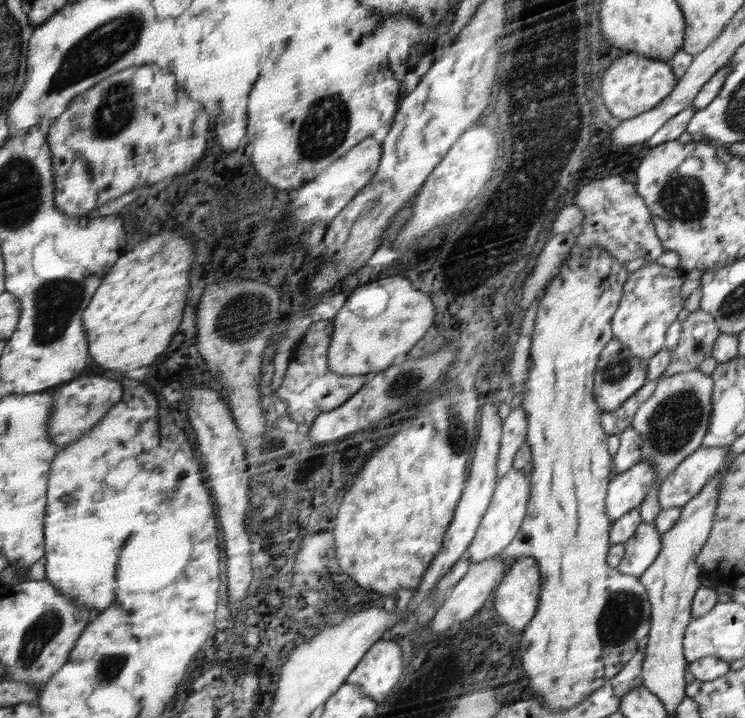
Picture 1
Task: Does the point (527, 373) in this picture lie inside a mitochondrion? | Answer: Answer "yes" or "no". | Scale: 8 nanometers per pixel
no

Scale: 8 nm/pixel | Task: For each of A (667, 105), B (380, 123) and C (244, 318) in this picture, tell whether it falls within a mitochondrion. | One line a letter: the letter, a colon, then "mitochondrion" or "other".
A: other
B: other
C: mitochondrion

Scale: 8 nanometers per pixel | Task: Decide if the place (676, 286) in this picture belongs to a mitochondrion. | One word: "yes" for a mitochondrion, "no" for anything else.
no

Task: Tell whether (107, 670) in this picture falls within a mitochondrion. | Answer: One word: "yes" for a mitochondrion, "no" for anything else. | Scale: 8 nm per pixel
yes

